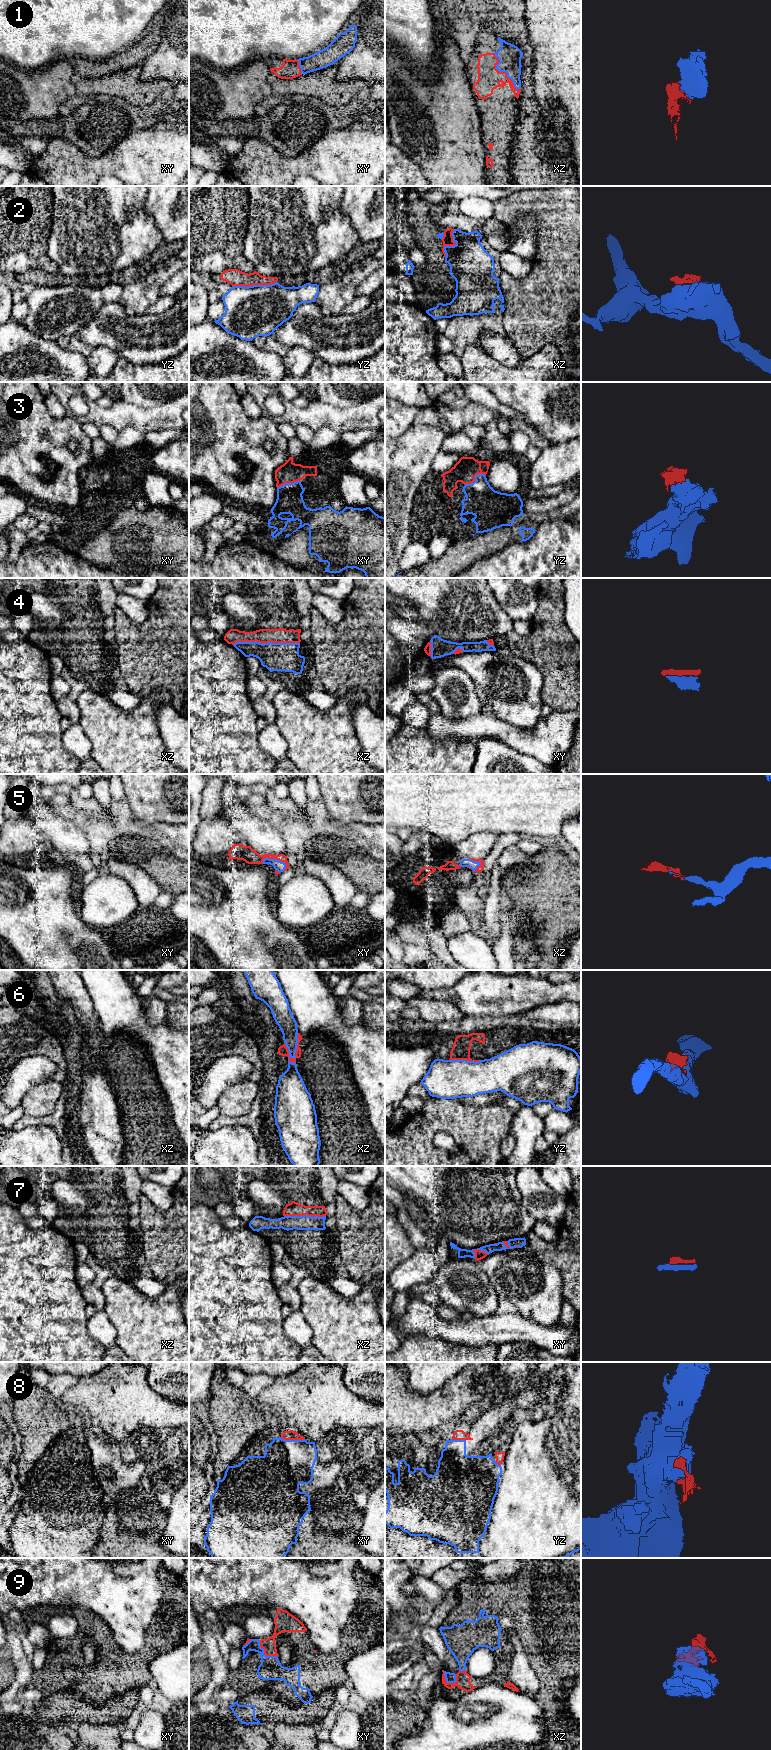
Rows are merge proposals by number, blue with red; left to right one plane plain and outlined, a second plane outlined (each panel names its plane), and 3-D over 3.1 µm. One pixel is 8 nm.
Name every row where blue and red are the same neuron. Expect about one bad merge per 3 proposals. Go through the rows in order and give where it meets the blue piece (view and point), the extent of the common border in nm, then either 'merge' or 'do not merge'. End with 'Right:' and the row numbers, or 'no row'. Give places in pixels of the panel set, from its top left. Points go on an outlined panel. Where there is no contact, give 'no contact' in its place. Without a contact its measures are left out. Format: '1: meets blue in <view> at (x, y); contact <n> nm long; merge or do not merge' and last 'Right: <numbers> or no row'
1: meets blue in xz at (503, 71); contact 360 nm long; merge
2: meets blue in yz at (254, 285); contact 360 nm long; do not merge
3: meets blue in yz at (475, 478); contact 180 nm long; merge
4: meets blue in xz at (266, 643); contact 550 nm long; merge
5: meets blue in xy at (276, 859); contact 200 nm long; merge
6: meets blue in xz at (296, 1049); contact 260 nm long; do not merge
7: meets blue in xz at (305, 1215); contact 340 nm long; merge
8: meets blue in xy at (292, 1440); contact 200 nm long; do not merge
9: meets blue in xy at (263, 1653); contact 200 nm long; merge
Right: 1, 3, 4, 5, 7, 9

